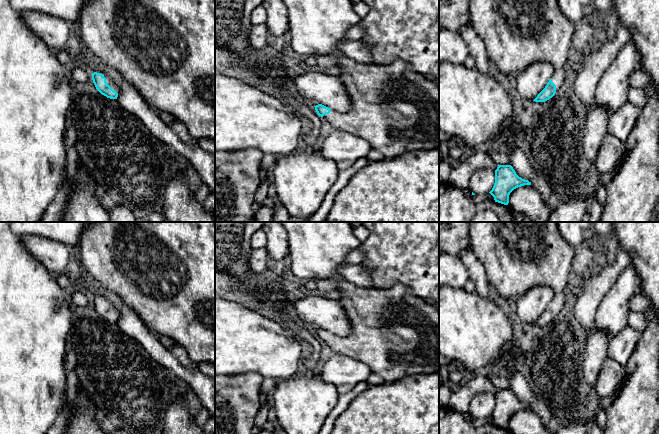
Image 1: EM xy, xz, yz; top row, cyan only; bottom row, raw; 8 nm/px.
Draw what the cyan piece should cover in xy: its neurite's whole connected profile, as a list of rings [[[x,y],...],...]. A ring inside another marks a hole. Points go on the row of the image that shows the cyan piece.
[[[94,72],[92,74],[92,80],[96,89],[102,95],[110,99],[117,99],[120,89],[112,79],[101,73]]]

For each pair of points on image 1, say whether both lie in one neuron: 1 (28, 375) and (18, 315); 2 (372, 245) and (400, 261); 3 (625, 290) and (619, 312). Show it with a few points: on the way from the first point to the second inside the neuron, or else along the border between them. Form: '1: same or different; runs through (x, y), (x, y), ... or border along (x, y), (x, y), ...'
1: same; runs through (18, 360), (18, 330)
2: same; runs through (379, 247), (387, 248), (393, 254)
3: same; runs through (620, 295), (618, 297), (618, 307)

